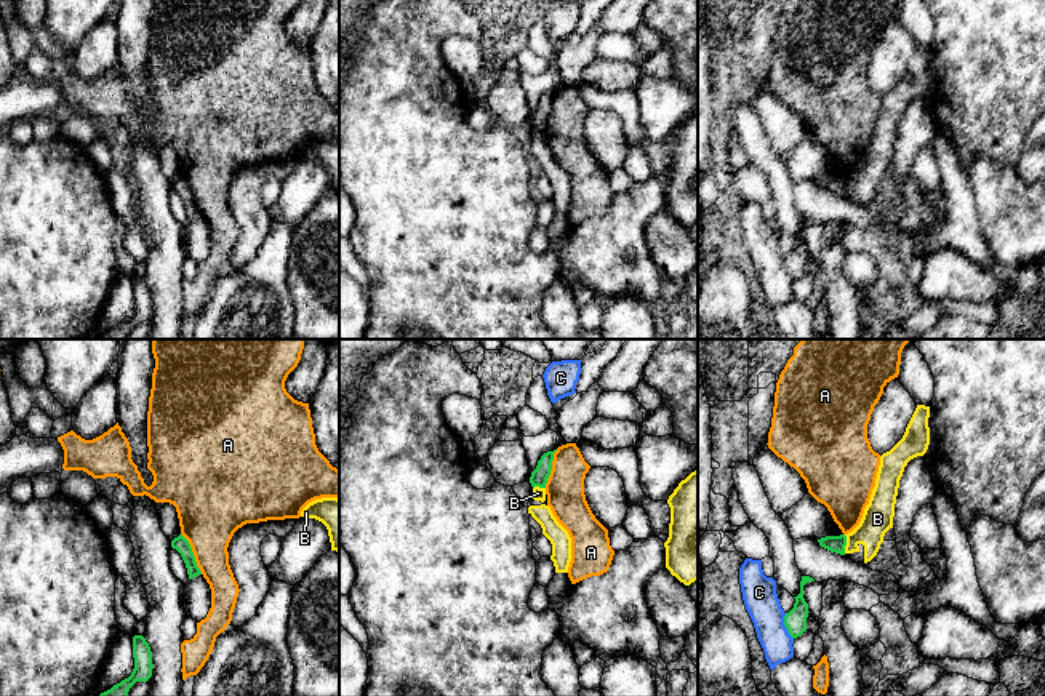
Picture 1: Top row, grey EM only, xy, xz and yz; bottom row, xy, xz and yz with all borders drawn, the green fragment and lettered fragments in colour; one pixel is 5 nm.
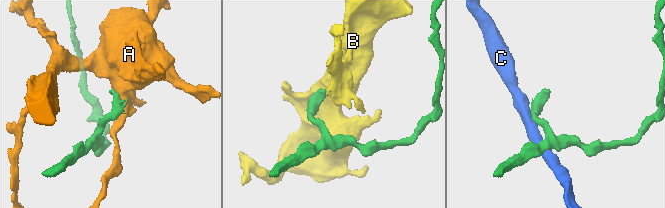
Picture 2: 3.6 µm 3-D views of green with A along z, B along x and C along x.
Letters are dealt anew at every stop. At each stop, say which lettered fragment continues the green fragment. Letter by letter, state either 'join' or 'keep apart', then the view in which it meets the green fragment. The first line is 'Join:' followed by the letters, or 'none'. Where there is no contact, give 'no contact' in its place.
Join: none
A: keep apart; contact in xy
B: keep apart; contact in yz
C: keep apart; contact in yz

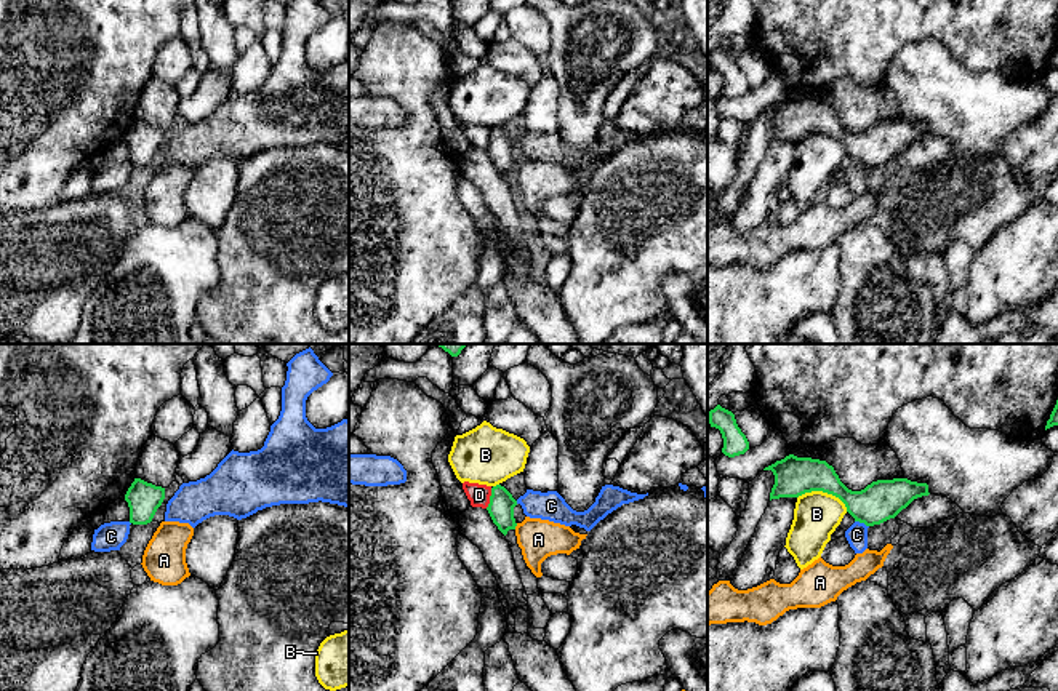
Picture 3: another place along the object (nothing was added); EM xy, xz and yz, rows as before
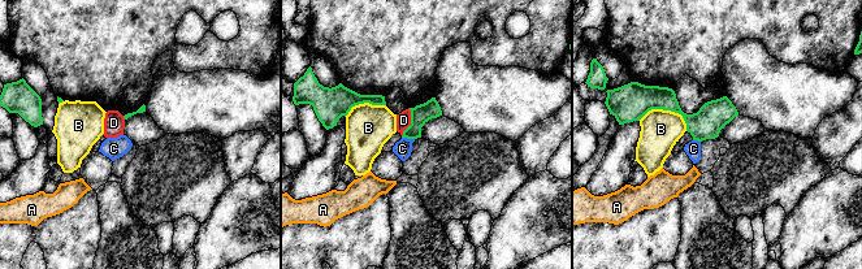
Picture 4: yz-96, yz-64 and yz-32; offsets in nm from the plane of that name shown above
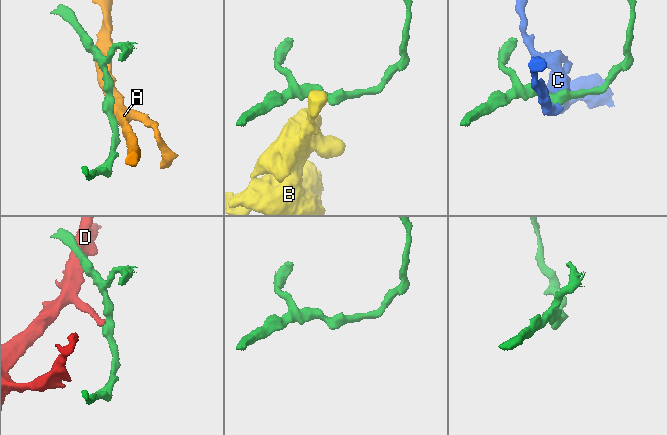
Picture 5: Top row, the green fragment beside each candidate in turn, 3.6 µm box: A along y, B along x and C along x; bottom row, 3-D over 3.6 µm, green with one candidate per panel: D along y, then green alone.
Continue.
Join: none
A: keep apart; contact in xz
B: keep apart; contact in yz
C: keep apart; contact in yz
D: keep apart; contact in xz

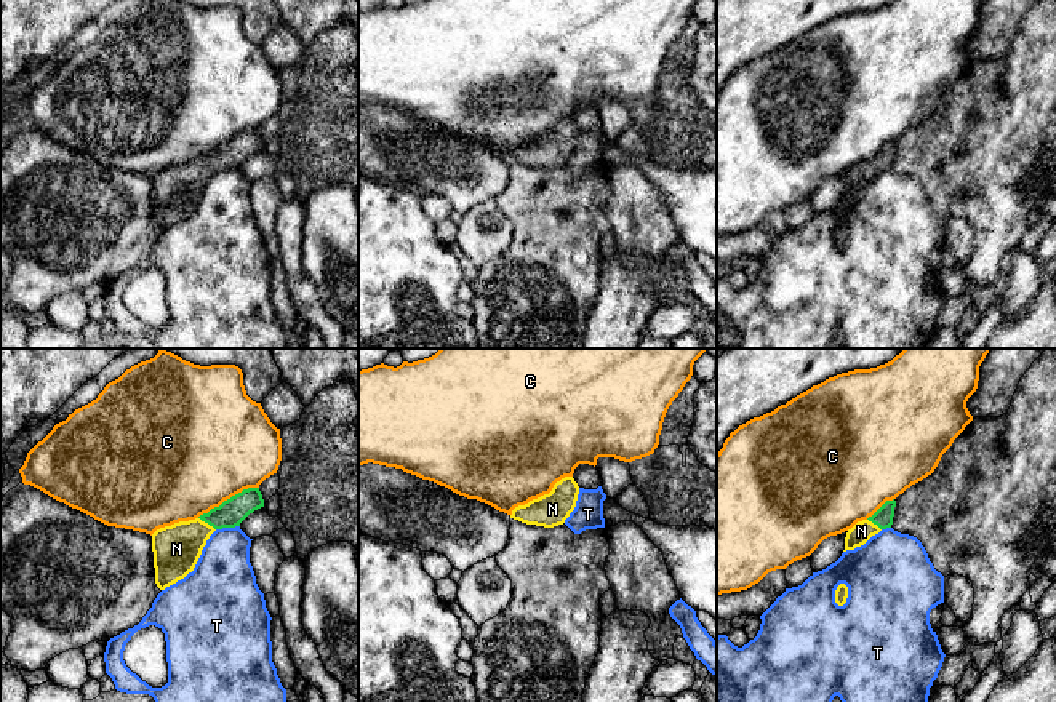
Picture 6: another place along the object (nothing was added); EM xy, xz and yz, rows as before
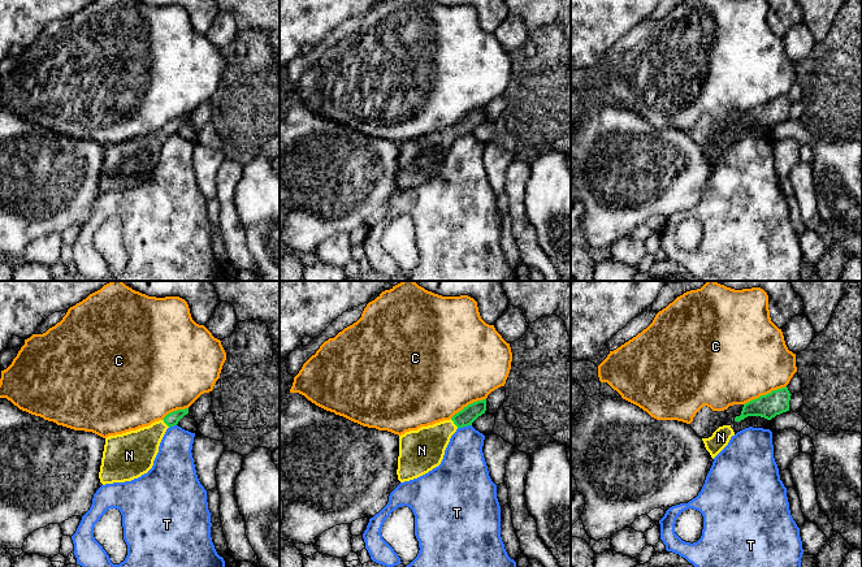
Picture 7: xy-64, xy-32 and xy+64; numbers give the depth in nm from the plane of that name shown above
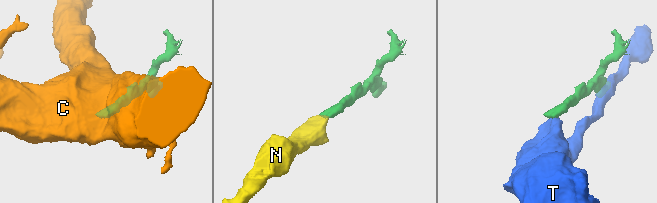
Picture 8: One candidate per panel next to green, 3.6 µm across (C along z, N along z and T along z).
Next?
Join: N
C: keep apart; contact in xy
N: join; contact in xy
T: keep apart; contact in xy

